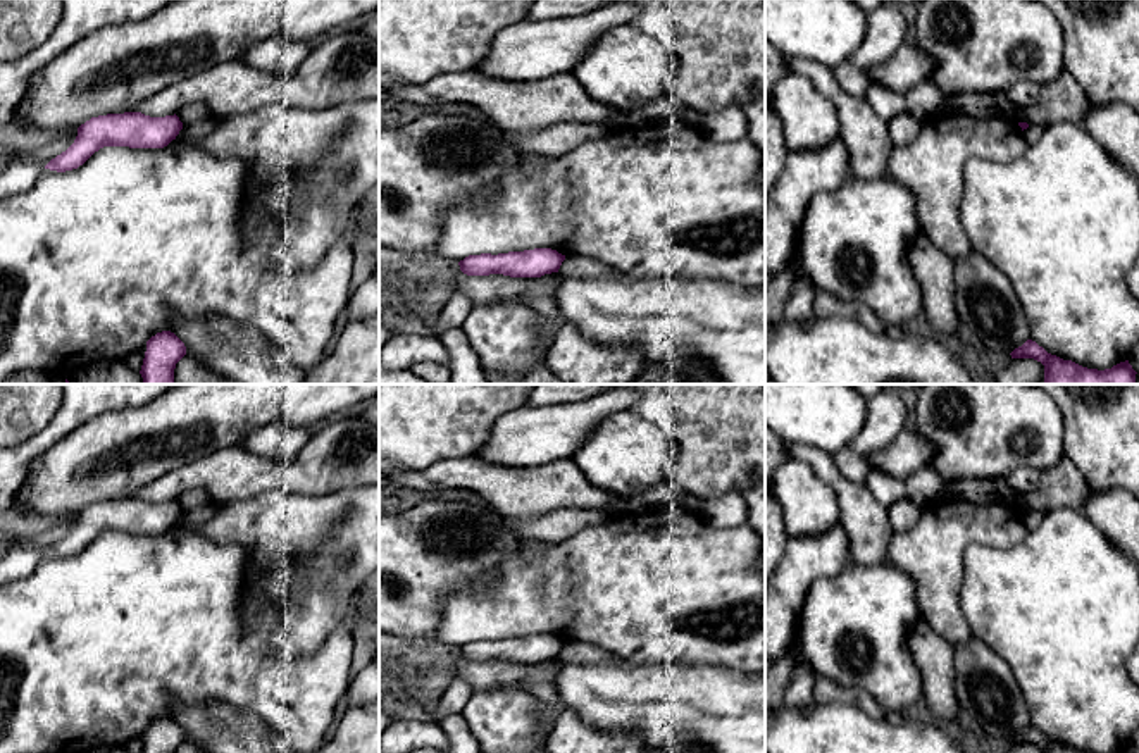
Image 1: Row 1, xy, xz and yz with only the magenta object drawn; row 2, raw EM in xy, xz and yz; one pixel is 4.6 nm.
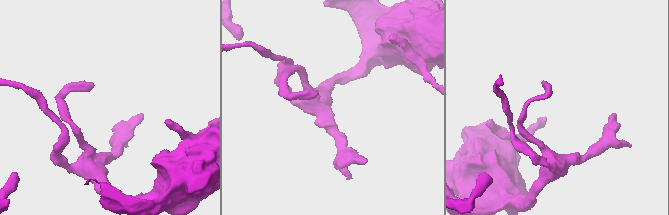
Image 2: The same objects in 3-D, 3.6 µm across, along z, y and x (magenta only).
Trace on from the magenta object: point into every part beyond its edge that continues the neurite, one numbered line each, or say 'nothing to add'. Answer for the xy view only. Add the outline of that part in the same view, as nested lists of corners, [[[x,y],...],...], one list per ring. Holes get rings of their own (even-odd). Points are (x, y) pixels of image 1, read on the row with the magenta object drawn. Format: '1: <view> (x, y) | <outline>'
nothing to add

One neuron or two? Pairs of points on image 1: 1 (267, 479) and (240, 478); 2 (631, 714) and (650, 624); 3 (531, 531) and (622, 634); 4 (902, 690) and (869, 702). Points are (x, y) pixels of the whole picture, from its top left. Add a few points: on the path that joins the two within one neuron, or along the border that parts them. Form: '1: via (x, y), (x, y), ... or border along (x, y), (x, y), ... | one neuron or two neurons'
1: via (261, 478), (247, 478) | one neuron
2: border along (622, 659), (681, 665) | two neurons
3: border along (579, 529), (559, 541), (521, 540) | two neurons
4: border along (838, 683), (848, 688), (864, 688), (886, 712) | two neurons

